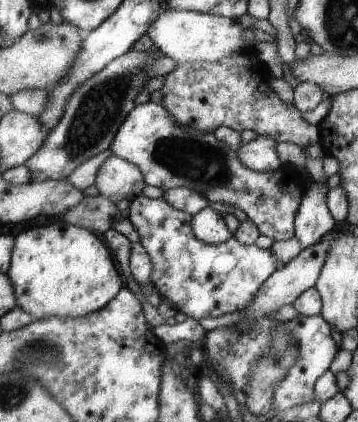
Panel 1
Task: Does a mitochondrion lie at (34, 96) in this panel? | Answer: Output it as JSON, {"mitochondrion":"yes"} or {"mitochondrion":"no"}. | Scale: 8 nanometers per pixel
{"mitochondrion":"no"}

